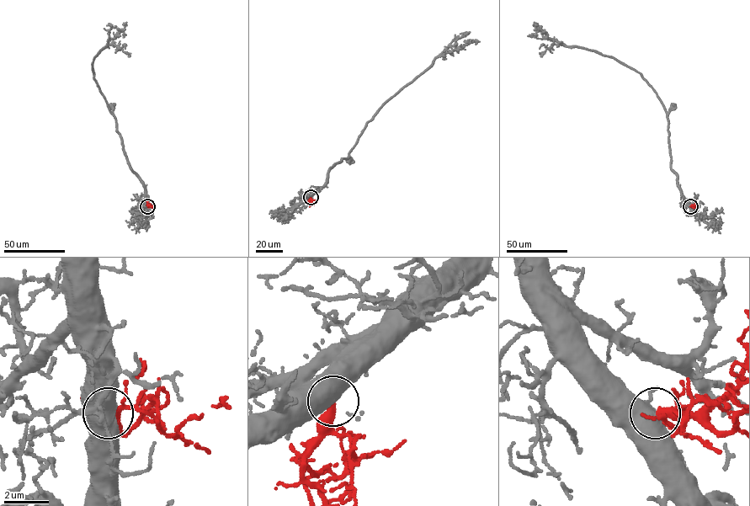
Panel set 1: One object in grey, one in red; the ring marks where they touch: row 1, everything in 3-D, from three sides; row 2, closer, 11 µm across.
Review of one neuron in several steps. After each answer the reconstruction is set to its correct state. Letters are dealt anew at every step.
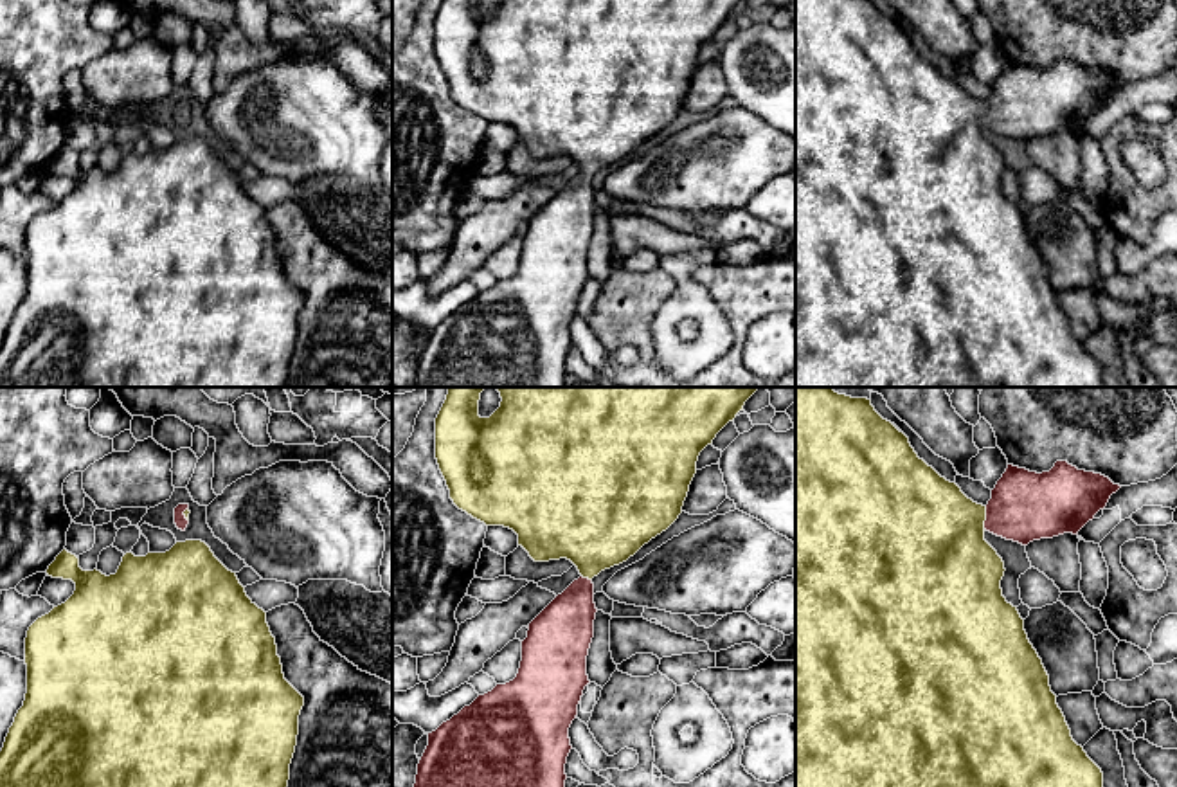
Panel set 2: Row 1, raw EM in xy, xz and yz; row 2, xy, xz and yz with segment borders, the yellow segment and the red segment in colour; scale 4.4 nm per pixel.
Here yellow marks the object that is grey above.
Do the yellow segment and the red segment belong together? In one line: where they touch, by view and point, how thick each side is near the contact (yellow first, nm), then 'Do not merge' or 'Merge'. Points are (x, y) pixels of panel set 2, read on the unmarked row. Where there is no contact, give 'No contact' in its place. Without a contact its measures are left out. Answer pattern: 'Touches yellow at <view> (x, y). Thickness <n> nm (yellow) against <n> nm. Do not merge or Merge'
Touches yellow at yz (985, 114). Thickness 460 nm (yellow) against 320 nm. Merge

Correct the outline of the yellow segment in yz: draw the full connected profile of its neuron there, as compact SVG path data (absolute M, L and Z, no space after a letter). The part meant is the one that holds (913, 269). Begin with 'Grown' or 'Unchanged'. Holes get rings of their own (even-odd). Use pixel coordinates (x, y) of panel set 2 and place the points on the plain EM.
Grown. M795 0L795 387L1105 387L1101 366L1071 333L1024 216L1002 193L1004 158L984 130L1022 142L1064 130L1078 131L1119 85L1109 74L1078 67L1067 58L1056 58L1042 70L1008 61L983 103L920 56L909 34L871 0Z

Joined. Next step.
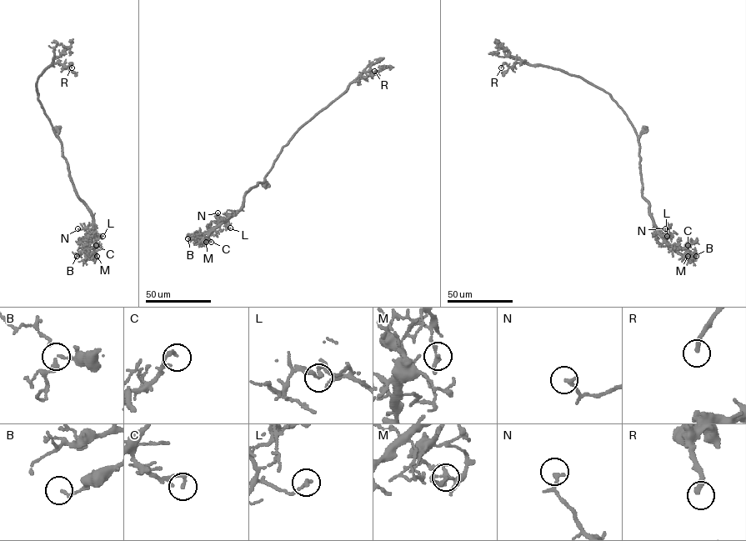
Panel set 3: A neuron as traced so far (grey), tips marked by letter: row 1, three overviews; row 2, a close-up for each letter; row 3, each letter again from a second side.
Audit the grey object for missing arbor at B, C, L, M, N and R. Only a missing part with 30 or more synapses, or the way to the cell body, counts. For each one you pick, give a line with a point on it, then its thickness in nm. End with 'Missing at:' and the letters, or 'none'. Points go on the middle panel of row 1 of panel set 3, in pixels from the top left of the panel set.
R: place (374, 71); calibre 240 nm
Missing at: R

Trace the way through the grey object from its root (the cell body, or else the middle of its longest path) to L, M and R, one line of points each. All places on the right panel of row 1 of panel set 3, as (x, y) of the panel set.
L: (645, 130), (638, 141), (642, 194), (648, 202), (655, 228), (663, 236), (667, 236)
M: (645, 130), (638, 141), (643, 196), (648, 202), (657, 232), (677, 252), (688, 258), (688, 256)
R: (645, 130), (638, 138), (612, 96), (579, 77), (527, 63), (511, 67), (504, 63), (501, 67)

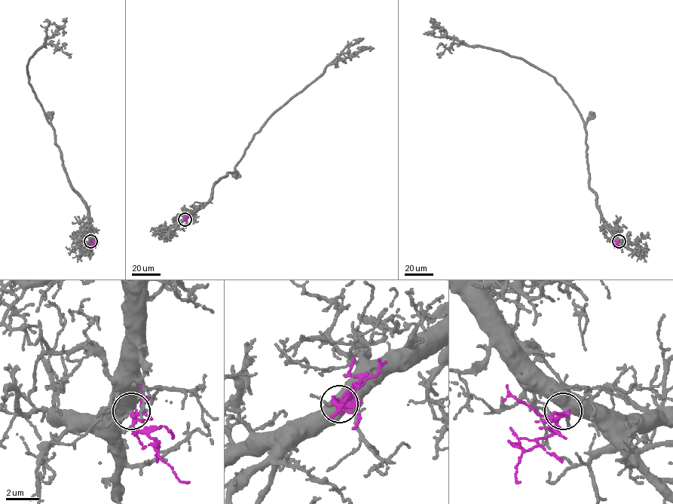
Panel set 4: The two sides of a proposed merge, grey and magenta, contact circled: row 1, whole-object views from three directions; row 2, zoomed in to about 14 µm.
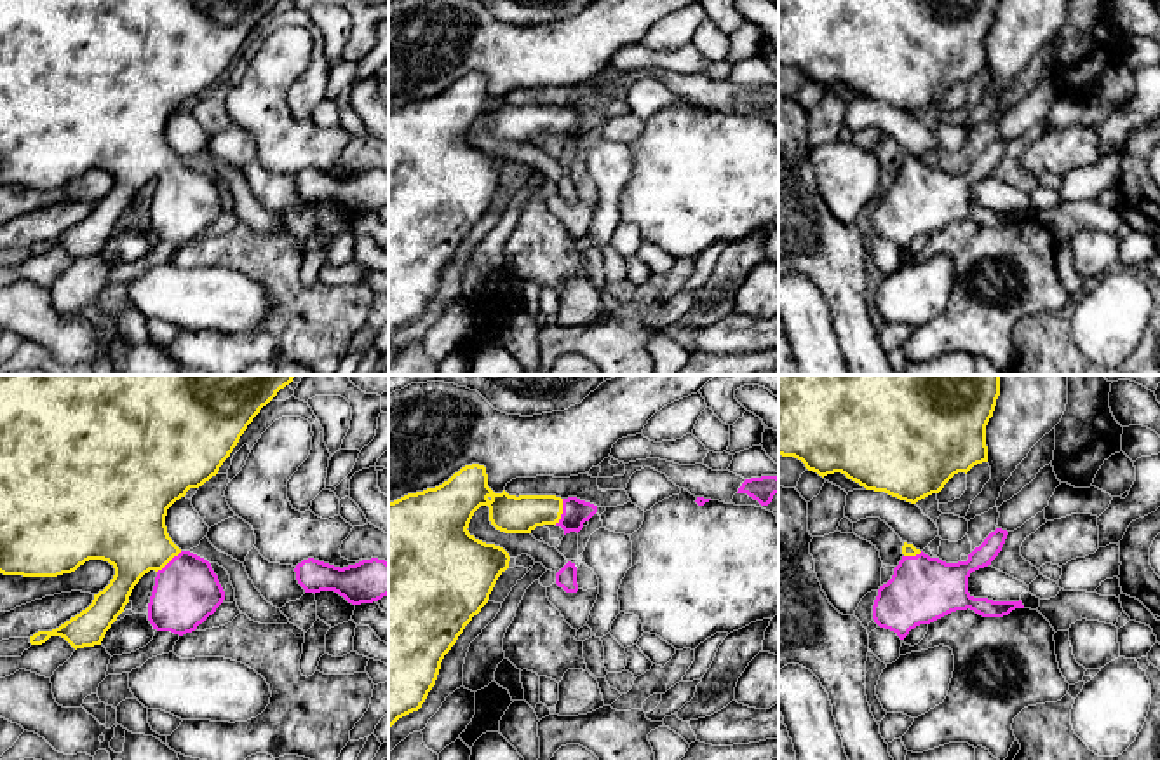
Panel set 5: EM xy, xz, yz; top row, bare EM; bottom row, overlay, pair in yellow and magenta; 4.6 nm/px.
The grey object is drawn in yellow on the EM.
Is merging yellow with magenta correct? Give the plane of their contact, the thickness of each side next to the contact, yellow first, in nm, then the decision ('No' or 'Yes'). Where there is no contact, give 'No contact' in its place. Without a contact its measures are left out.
Touches yellow in xz. Thickness 180 nm (yellow) against 120 nm. Yes

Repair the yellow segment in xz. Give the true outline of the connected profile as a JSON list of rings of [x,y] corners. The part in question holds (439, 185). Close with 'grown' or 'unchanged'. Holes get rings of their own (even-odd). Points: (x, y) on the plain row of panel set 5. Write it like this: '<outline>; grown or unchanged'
[[[465,75],[435,98],[408,103],[388,112],[388,340],[402,326],[418,321],[435,295],[444,265],[456,253],[465,235],[488,213],[498,187],[509,178],[509,162],[495,153],[486,153],[469,143],[469,132],[481,117],[489,117],[491,134],[505,143],[531,143],[536,136],[556,134],[570,141],[580,141],[597,115],[577,106],[556,105],[509,105],[495,103],[488,96],[486,77]]]; grown

